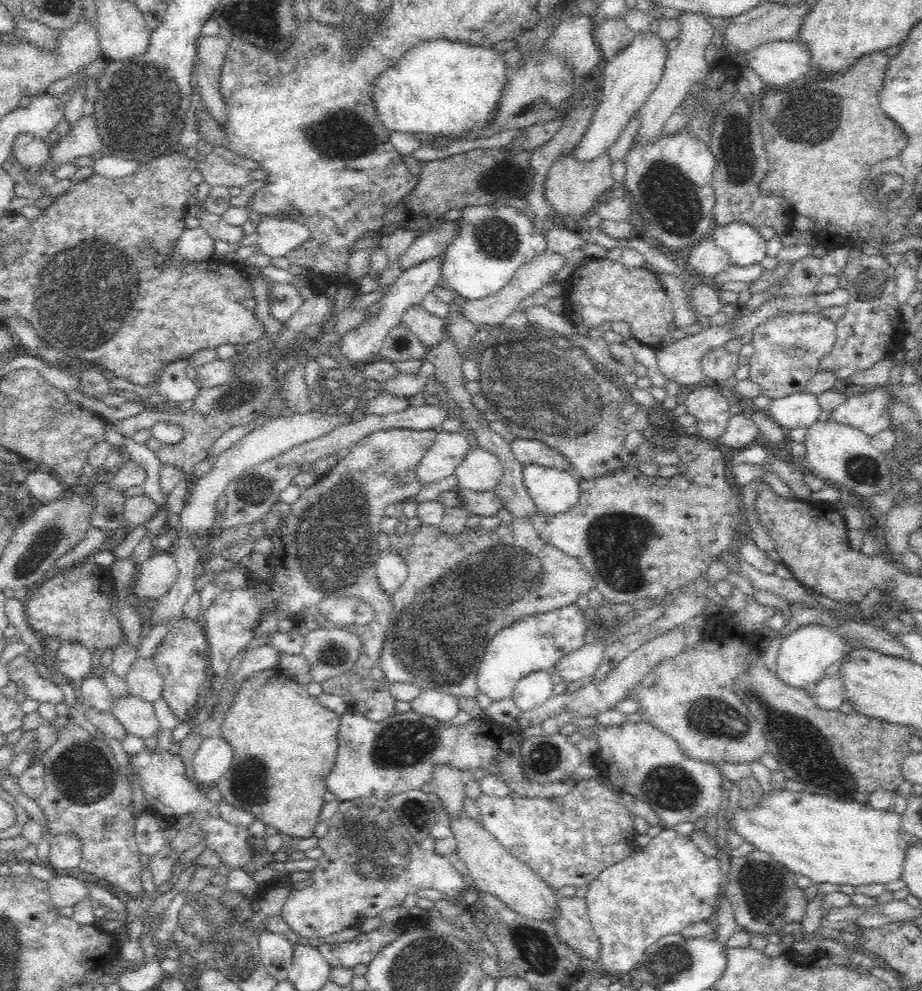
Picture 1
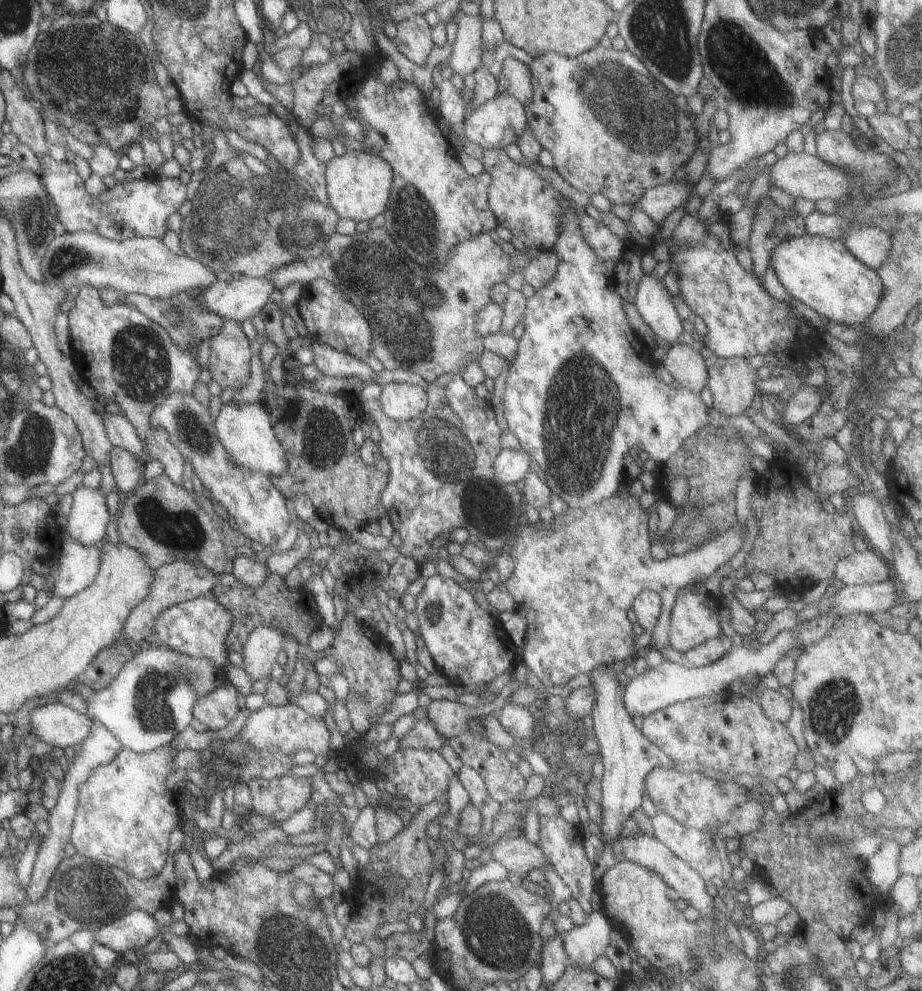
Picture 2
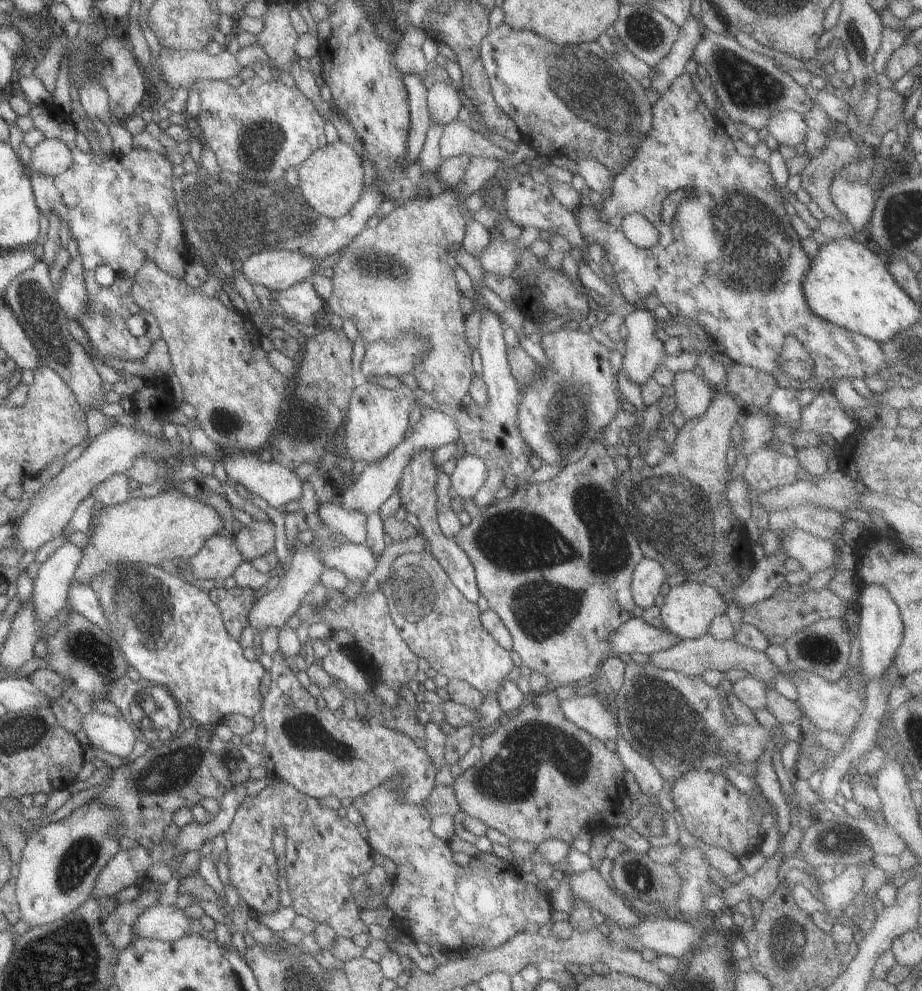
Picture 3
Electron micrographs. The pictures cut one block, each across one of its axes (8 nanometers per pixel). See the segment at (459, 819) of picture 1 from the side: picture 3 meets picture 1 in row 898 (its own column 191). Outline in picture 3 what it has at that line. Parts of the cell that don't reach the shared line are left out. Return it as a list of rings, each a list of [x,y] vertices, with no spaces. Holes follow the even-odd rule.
[[[167,489],[145,498],[127,498],[116,505],[103,505],[95,515],[94,530],[72,576],[72,582],[87,585],[90,579],[110,565],[142,564],[159,567],[173,558],[186,560],[211,535],[221,533],[222,520],[213,507]]]

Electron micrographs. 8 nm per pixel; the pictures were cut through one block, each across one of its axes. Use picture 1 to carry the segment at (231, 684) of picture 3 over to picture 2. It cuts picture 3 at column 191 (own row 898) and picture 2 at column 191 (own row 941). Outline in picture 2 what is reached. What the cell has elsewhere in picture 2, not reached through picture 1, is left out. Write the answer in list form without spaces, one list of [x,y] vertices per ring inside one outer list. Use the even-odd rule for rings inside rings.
[[[209,591],[203,596],[173,604],[163,612],[159,612],[157,620],[153,622],[153,632],[158,645],[165,646],[177,654],[205,658],[215,668],[221,668],[224,674],[223,668],[229,664],[225,648],[225,636],[229,626],[231,626],[229,610],[225,610],[223,605],[215,600],[212,591]]]

